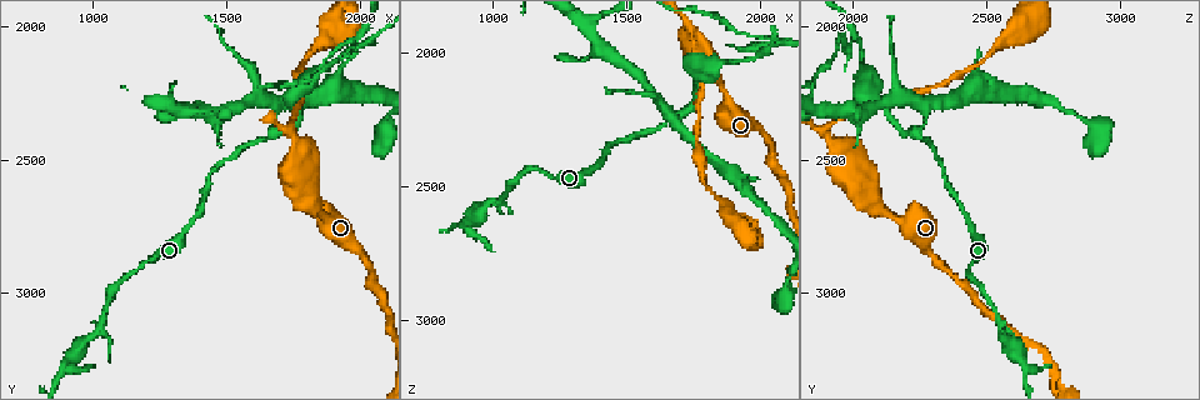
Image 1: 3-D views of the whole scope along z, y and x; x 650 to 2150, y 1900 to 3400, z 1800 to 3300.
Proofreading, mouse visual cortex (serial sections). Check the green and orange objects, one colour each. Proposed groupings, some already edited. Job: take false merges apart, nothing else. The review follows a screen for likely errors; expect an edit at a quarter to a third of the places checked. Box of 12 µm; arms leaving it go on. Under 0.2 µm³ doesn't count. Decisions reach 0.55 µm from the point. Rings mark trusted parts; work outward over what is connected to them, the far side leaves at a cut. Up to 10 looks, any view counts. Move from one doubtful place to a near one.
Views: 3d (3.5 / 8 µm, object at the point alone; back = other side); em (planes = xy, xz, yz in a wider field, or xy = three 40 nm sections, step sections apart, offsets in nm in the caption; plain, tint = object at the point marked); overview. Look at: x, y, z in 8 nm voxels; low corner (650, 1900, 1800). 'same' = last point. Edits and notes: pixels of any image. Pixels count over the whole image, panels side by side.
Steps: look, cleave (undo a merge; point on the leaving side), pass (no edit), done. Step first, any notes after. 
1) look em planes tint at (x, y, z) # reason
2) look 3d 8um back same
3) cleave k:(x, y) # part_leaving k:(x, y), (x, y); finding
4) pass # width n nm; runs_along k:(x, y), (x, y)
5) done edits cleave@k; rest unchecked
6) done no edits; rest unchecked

look em xy step 2 tint at (1670, 2400, 2250)

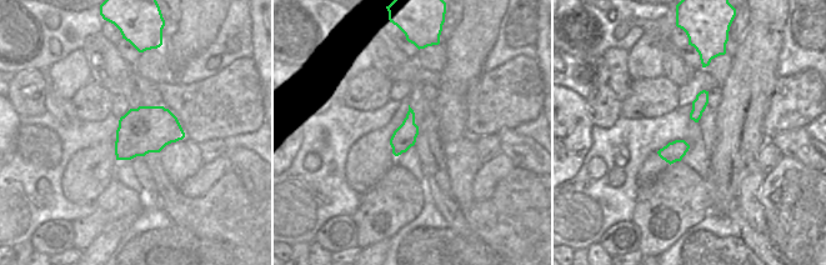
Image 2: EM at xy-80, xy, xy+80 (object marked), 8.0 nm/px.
look 3d 3.5um same # wider look

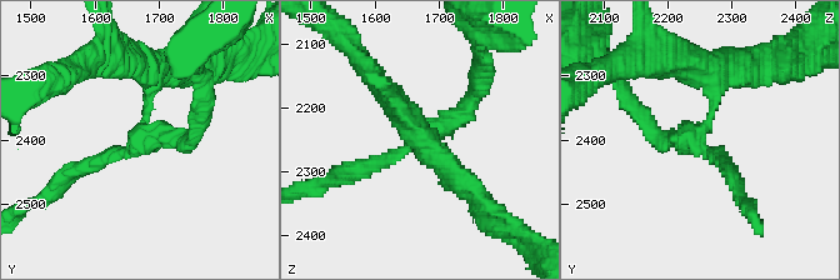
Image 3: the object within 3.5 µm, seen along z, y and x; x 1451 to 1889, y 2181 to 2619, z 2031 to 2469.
cleave 3:(711, 81) # part_leaving 3:(708, 121), (720, 71), (765, 64); two cells meet here

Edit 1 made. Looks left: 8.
look 3d 3.5um at (1740, 2390, 1900) # three-way junction

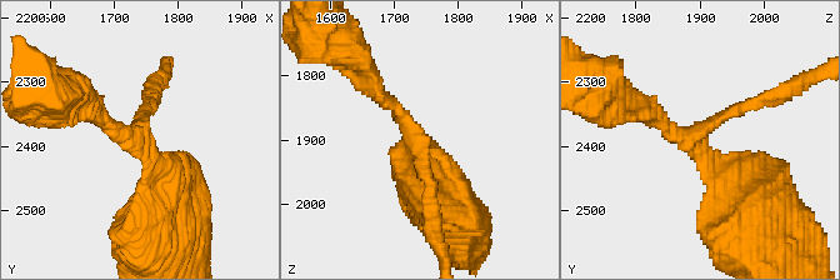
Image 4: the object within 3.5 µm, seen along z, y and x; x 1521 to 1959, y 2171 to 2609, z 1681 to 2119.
look em xy step 5 tint at (1750, 2395, 1905) # arms 3; arm_widths 200, 200, 450 nm; need the tissue

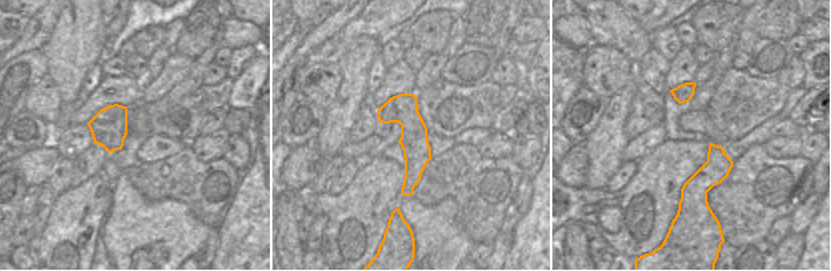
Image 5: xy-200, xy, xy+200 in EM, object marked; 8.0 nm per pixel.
pass # runs_along 5:(401, 96), (413, 125), (406, 192); all the same cell

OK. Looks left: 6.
look overview

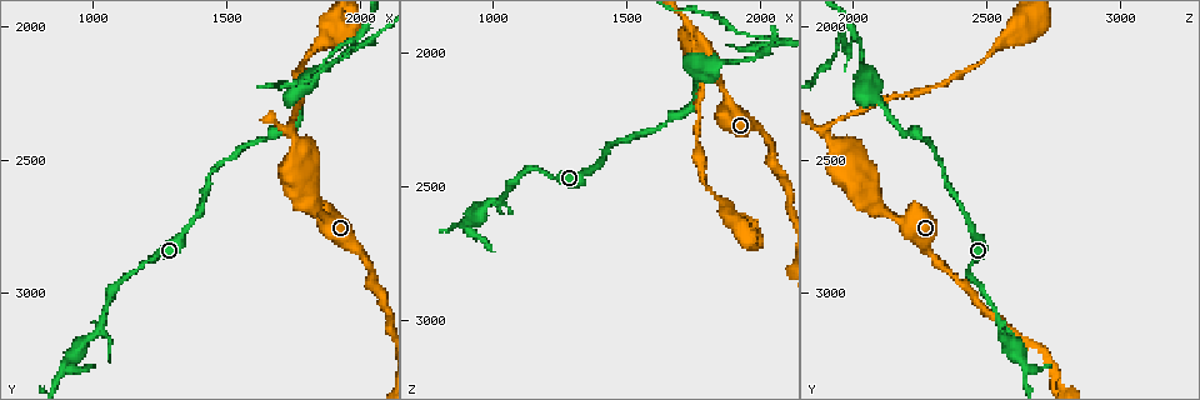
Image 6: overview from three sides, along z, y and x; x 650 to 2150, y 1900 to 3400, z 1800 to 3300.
look 3d 3.5um at (1980, 2050, 2010)

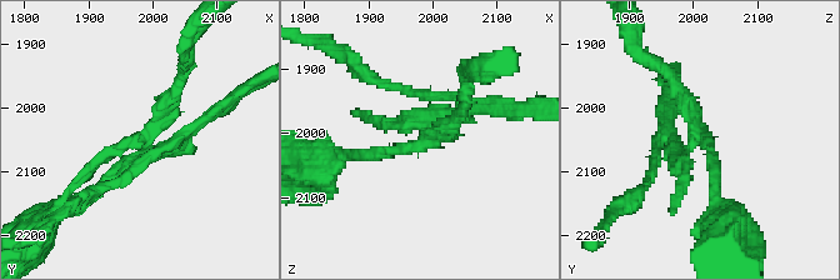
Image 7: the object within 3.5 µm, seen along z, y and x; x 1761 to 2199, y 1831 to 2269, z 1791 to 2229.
look em xy step 3 tint at (1995, 2050, 2010) # now the EM

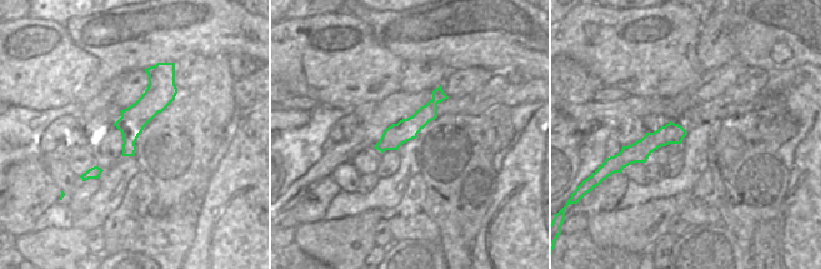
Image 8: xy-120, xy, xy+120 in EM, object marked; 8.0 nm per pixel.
cleave 7:(139, 163) # part_leaving 7:(146, 145), (181, 138), (128, 176); two cells meet here

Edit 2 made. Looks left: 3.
look 3d 3.5um at (880, 3280, 2650) # sharp bend

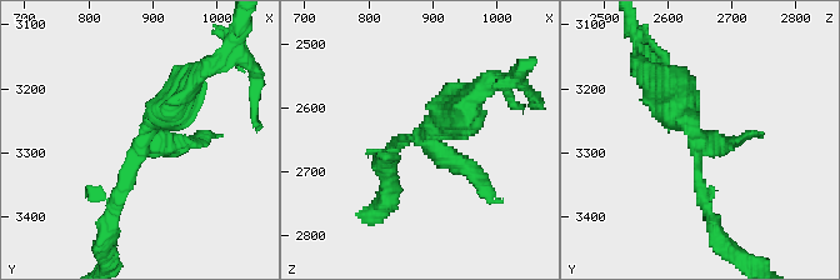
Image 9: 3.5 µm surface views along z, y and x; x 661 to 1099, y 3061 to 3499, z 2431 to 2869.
look em xy step 5 tint at (890, 3275, 2640) # now the EM

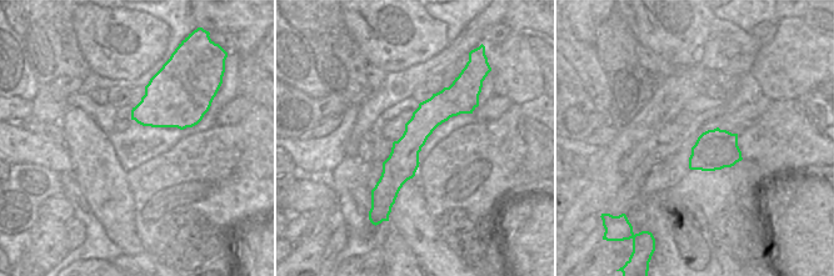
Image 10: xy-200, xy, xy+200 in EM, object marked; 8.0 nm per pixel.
pass # runs_along 10:(454, 86), (376, 191); one cell here

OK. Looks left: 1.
done edits cleave@3, cleave@7; rest unchecked

